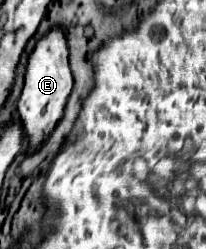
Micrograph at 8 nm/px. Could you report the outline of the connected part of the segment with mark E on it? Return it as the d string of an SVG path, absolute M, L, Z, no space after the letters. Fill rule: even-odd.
M55 28L47 34L47 38L43 36L37 42L27 62L25 88L19 100L19 118L27 138L27 150L25 150L27 154L33 154L35 150L39 150L43 142L49 138L49 134L55 130L55 126L63 118L65 104L71 90L73 90L73 74L67 60L67 42L65 42L63 30Z

